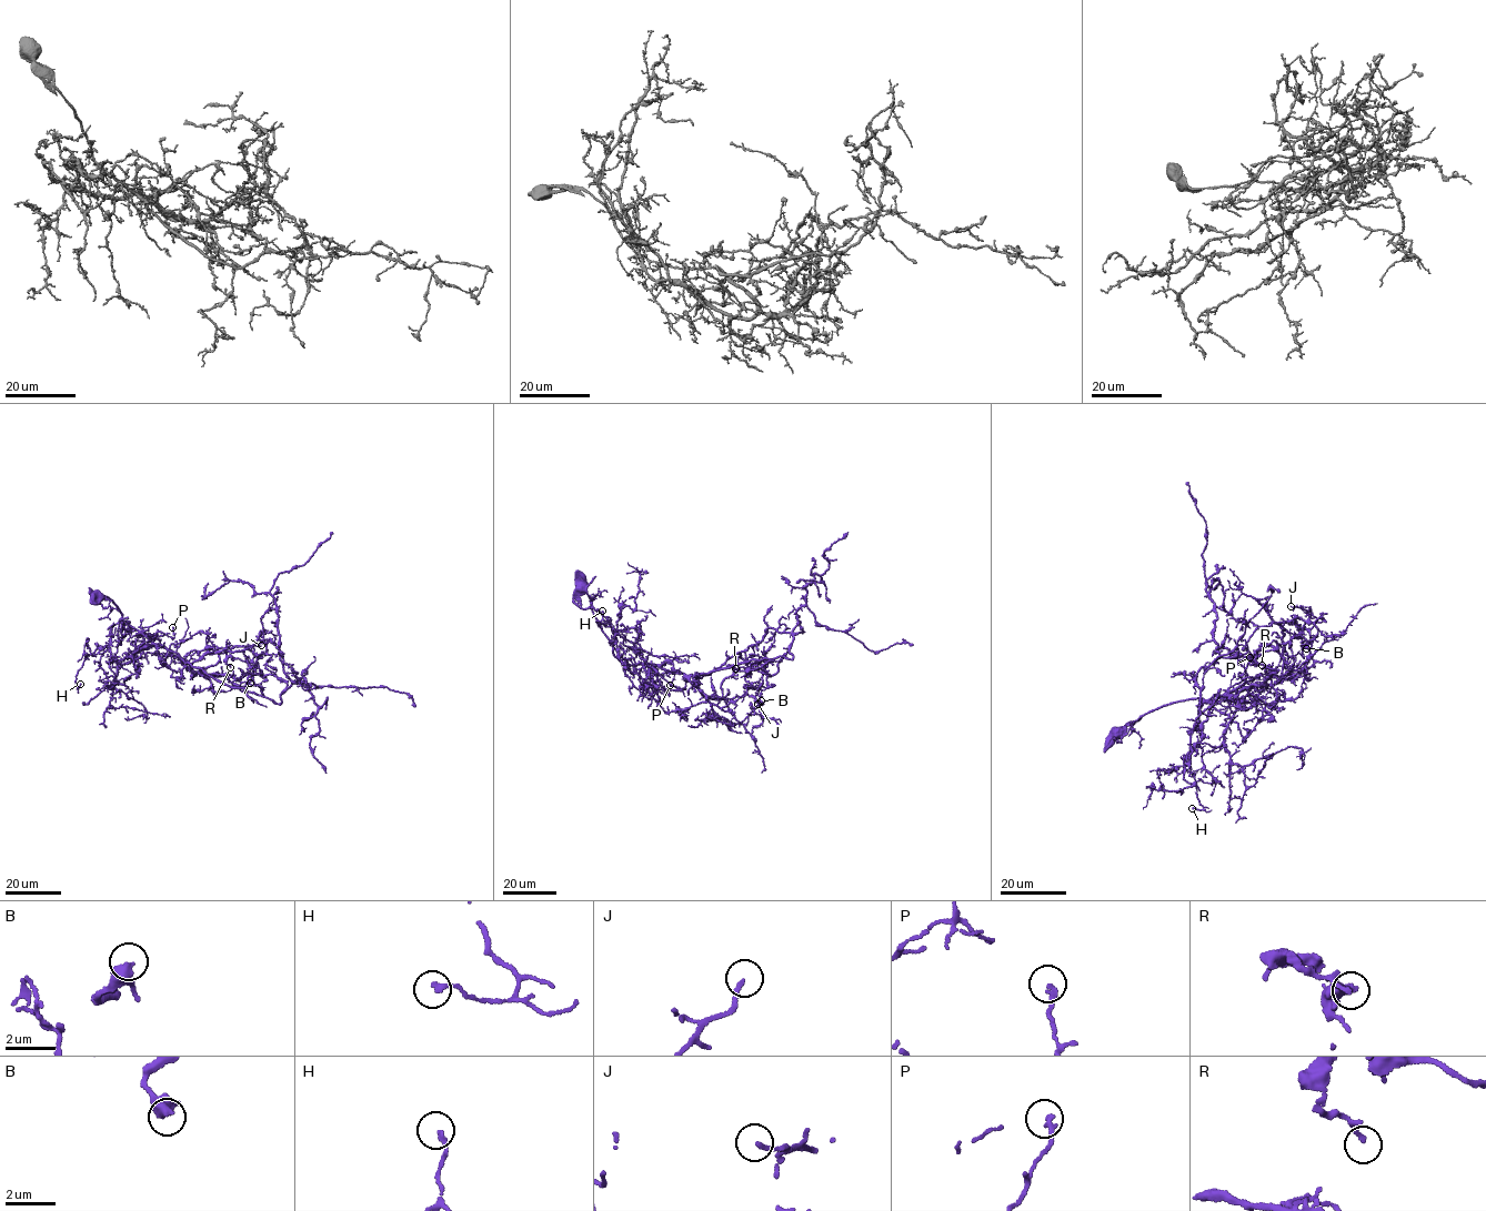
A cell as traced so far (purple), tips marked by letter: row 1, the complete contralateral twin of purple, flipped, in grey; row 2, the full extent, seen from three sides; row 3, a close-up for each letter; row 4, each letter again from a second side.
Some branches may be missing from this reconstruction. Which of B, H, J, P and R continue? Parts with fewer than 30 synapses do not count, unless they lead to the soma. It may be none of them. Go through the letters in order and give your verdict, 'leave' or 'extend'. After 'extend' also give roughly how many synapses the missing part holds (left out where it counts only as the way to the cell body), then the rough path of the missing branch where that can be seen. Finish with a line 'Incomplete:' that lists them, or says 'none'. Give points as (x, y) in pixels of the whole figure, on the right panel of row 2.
B: leave
H: leave
J: leave
P: leave
R: leave
Incomplete: none

